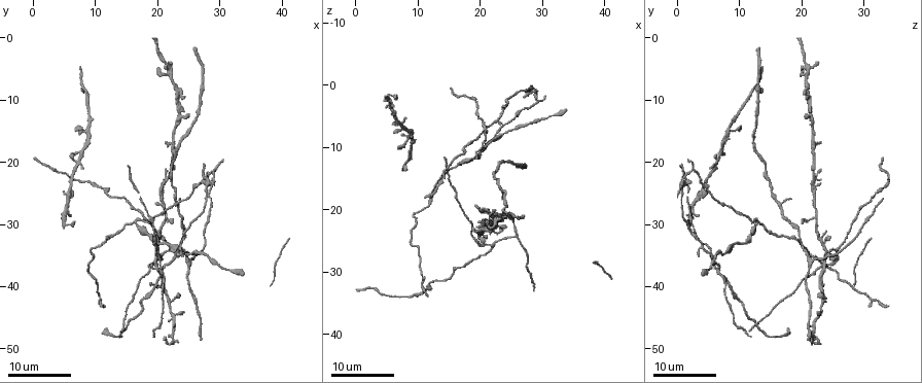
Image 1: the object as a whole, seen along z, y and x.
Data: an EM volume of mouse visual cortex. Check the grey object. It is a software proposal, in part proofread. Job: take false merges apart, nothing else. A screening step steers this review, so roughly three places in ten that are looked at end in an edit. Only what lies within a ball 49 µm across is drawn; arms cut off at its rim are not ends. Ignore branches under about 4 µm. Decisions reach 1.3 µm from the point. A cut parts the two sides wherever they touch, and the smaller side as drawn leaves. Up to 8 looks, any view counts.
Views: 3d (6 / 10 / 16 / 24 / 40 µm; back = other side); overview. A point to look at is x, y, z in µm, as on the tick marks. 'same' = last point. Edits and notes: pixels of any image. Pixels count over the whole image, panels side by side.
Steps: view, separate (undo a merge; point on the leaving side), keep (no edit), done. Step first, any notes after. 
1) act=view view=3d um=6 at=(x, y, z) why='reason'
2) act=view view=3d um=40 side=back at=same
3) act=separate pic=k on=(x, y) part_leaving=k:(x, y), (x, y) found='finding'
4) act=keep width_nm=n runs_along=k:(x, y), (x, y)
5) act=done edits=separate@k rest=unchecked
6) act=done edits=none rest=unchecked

act=view view=3d um=24 at=(7.0, 20.5, 6.5) why='four or more arms meet'

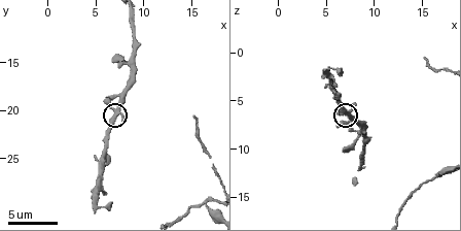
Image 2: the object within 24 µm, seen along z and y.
act=view view=3d um=6 at=(7.0, 20.6, 6.2)

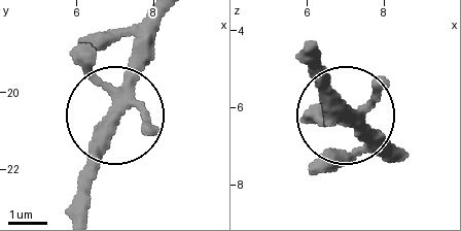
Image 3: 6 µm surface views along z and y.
act=view view=3d um=6 side=back at=(7.05, 20.35, 6.20) why='from behind'

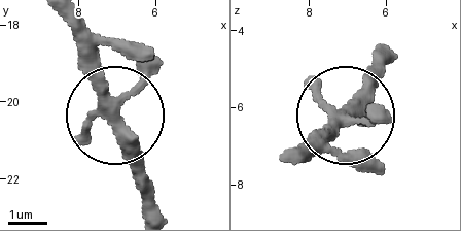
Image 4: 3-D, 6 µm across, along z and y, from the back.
act=keep found='continuous, no second neuron'

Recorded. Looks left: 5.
act=view view=3d um=24 at=(20.0, 37.0, 23.5) why='arms part here'

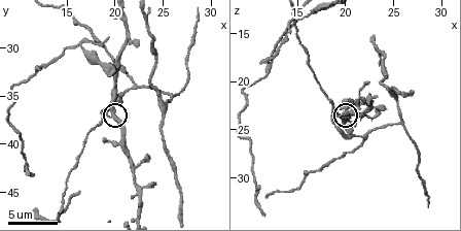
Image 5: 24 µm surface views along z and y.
act=view view=3d um=10 at=same why='zoom in'

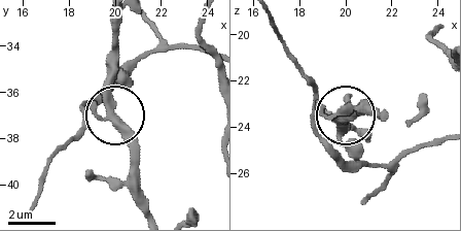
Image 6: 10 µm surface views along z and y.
act=keep arms=3 runs_along=6:(36, 198), (50, 158), (94, 112), (115, 117), (139, 160) found='all the same neuron'

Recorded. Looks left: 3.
act=view view=3d um=6 at=(26.0, 35.0, 24.4) why='branch point'

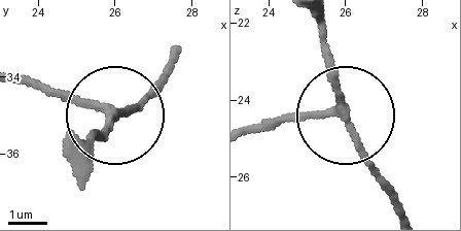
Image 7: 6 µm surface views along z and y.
act=keep side_arm_um=21 runs_along=7:(256, 127), (334, 117), (390, 183) found='one neuron here'

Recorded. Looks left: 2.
act=view view=3d um=16 at=(22.0, 33.8, 26.0) why='three-way junction'

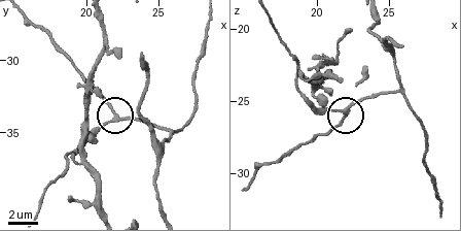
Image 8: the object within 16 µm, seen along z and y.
act=keep arms=3 runs_along=8:(270, 18), (294, 60), (299, 89), (344, 116), (326, 132) found='one neuron here'

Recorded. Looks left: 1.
act=done edits=none rest=unchecked

